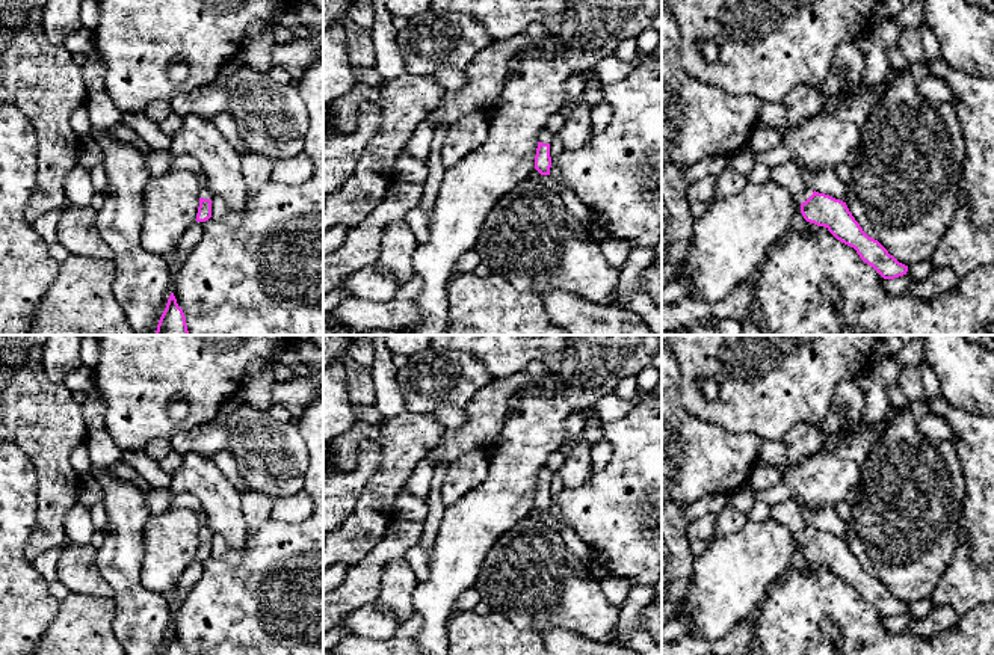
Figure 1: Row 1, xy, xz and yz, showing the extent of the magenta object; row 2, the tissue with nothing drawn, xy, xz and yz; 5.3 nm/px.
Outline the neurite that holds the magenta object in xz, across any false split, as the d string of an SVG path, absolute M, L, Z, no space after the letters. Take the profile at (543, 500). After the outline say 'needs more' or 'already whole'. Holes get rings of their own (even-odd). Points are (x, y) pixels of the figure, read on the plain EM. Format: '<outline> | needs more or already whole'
M547 466L541 468L538 475L538 486L535 494L535 507L541 513L550 513L551 495L550 495L550 481L553 474Z | needs more

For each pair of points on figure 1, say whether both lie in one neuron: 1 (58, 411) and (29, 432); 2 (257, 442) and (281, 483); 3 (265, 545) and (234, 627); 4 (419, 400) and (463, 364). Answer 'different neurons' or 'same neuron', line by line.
1: same neuron
2: same neuron
3: same neuron
4: same neuron

